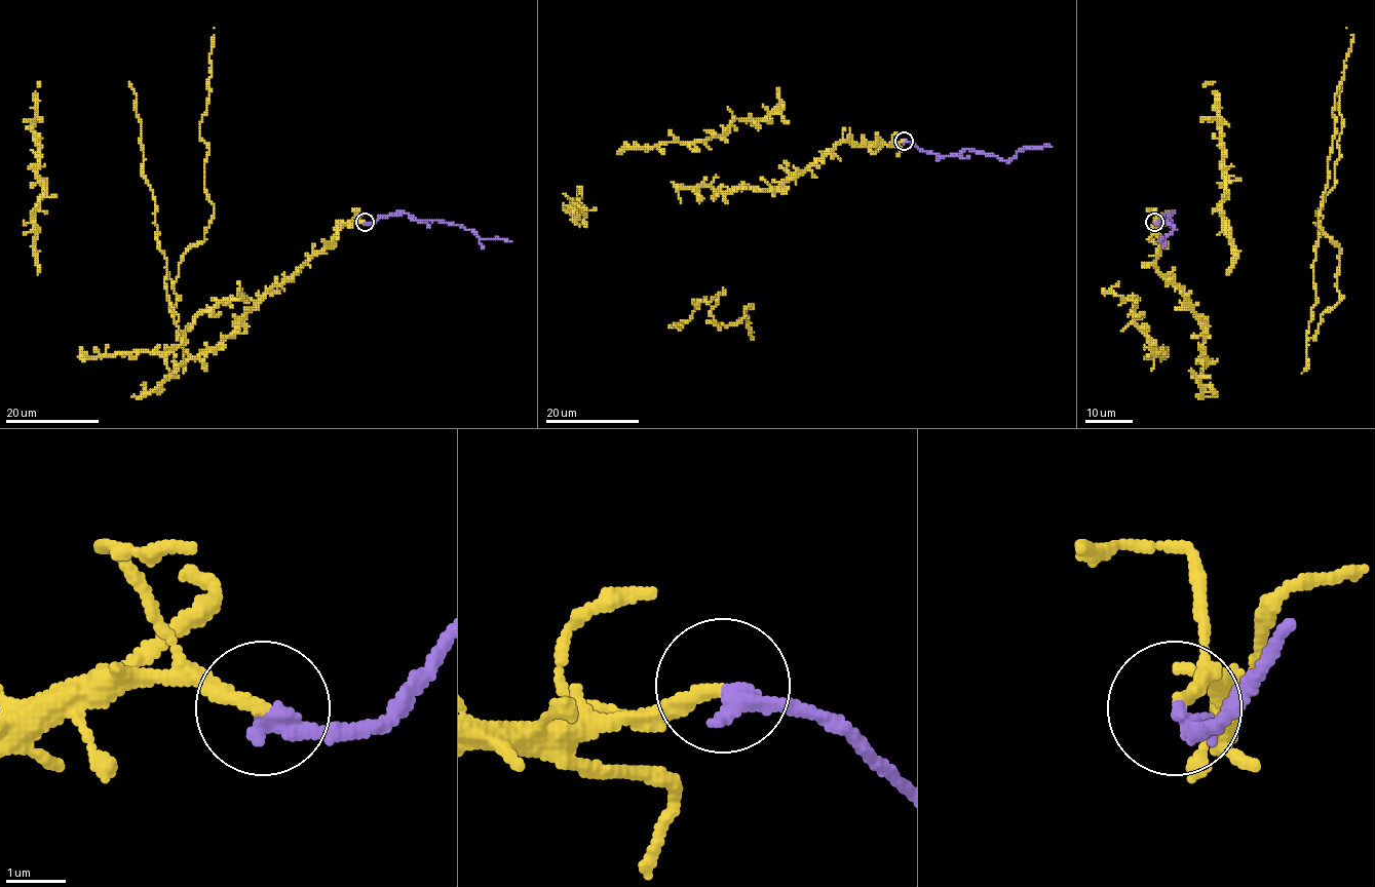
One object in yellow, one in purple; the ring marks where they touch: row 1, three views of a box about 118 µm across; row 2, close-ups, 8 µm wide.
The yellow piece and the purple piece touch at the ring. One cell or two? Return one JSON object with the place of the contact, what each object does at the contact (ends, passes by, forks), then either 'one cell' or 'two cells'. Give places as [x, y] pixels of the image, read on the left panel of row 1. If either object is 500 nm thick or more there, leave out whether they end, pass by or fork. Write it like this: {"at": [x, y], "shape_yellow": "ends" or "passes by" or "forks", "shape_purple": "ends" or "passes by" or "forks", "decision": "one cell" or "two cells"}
{"at": [365, 222], "shape_yellow": "ends", "shape_purple": "ends", "decision": "two cells"}

